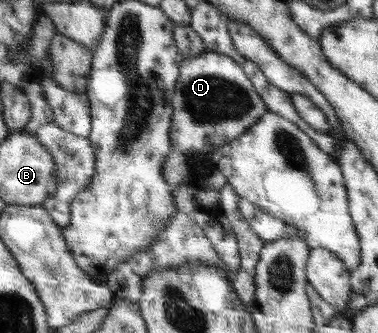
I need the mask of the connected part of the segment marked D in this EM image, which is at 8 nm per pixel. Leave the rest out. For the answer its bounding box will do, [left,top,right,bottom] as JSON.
[169,51,269,156]

